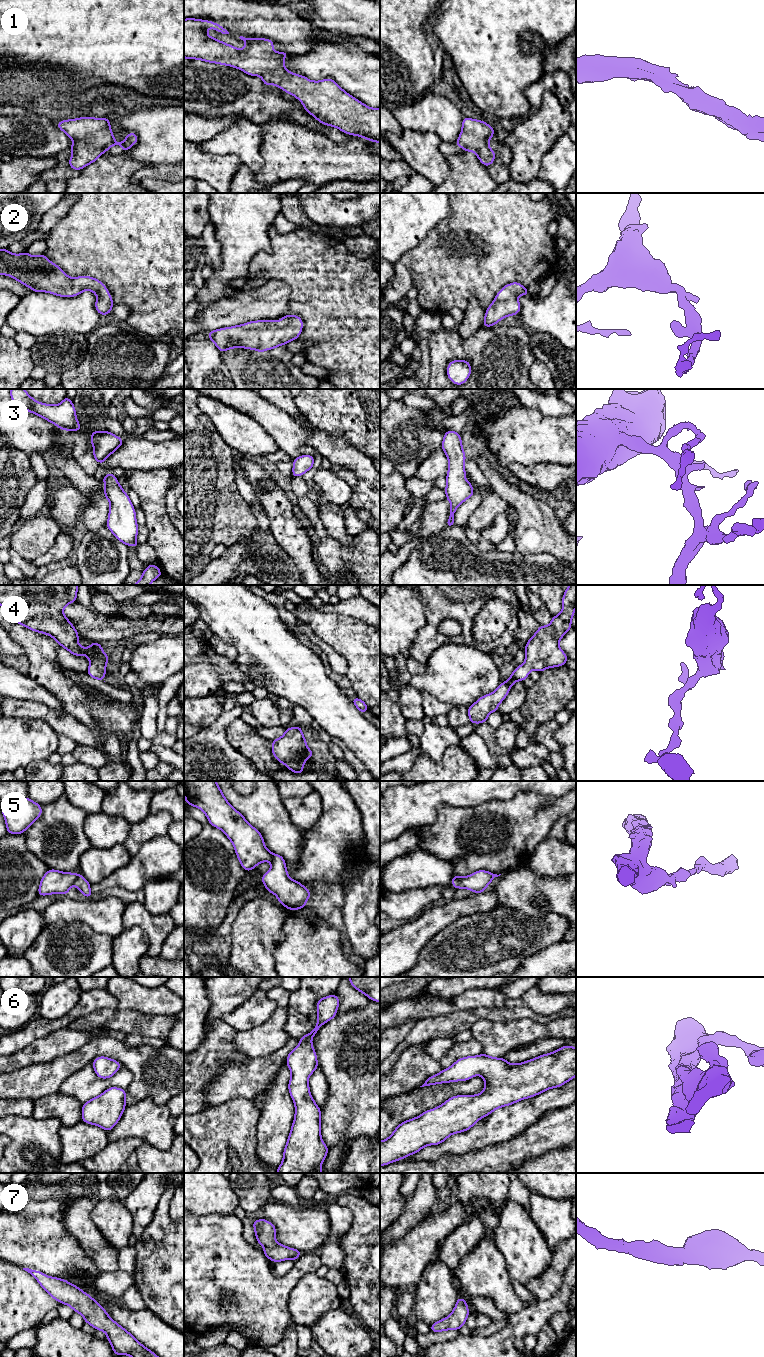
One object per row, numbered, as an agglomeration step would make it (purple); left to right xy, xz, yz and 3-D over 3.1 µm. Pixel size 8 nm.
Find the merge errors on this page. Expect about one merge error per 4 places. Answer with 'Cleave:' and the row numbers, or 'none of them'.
Cleave: 5

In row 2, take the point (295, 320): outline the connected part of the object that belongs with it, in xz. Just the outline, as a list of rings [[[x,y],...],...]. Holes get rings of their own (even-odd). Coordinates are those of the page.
[[[284,315],[280,321],[259,320],[242,325],[208,331],[208,338],[219,351],[236,347],[263,351],[285,345],[296,340],[303,327],[303,321],[296,315]]]

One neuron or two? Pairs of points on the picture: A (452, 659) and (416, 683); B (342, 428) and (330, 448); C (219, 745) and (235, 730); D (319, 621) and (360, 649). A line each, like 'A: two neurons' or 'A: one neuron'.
A: one neuron
B: two neurons
C: two neurons
D: one neuron

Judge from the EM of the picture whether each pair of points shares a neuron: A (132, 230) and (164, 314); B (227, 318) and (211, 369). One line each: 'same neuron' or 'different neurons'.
A: same neuron
B: different neurons

